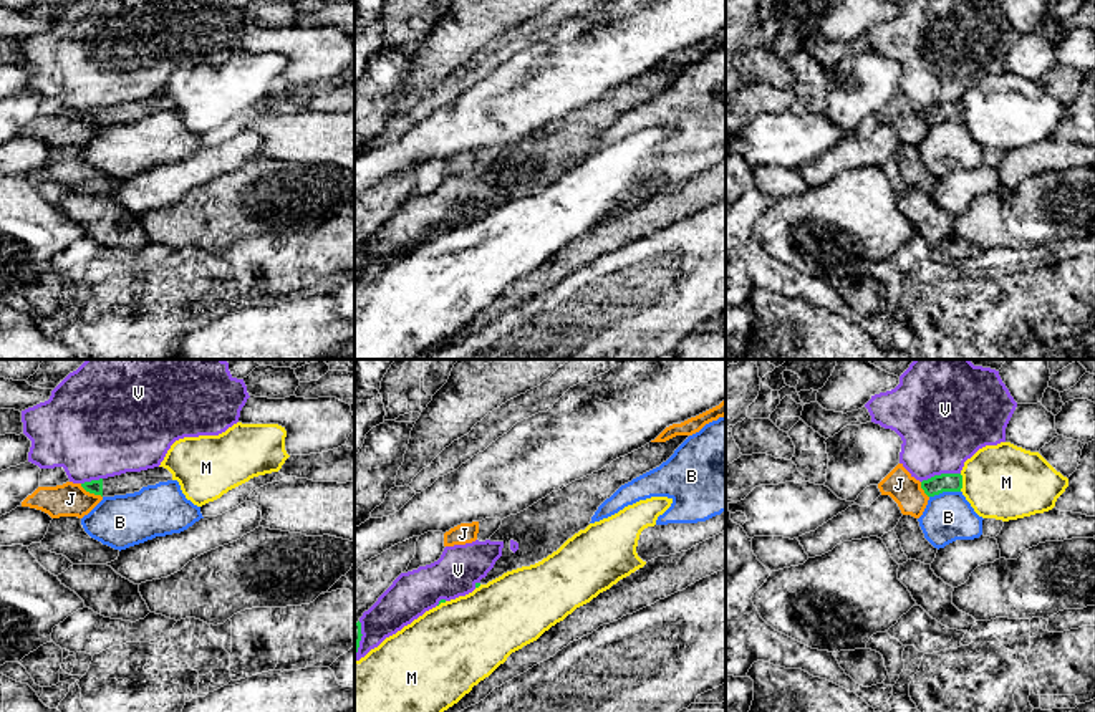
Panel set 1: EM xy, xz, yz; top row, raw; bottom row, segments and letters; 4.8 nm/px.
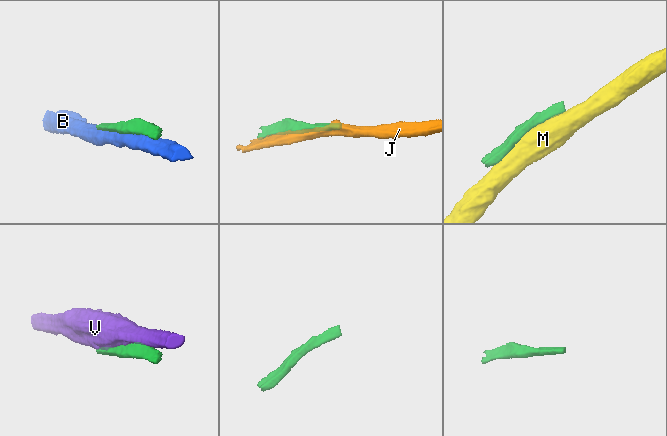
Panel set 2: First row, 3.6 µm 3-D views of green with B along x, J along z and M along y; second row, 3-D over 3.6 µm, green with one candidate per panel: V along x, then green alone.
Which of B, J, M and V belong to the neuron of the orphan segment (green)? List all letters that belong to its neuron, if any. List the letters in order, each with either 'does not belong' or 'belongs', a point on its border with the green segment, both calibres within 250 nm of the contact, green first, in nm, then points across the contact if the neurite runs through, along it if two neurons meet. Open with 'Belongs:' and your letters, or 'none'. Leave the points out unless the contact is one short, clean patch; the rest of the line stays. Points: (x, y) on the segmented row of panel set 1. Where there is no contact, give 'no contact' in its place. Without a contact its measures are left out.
Belongs: none
B: does not belong; contact yz (945, 490); calibres 100 and 240 nm
J: does not belong; contact xy (91, 492); calibres 70 and 160 nm
M: does not belong; contact yz (961, 482); calibres 100 and 360 nm
V: does not belong; contact yz (941, 474); calibres 100 and 420 nm

